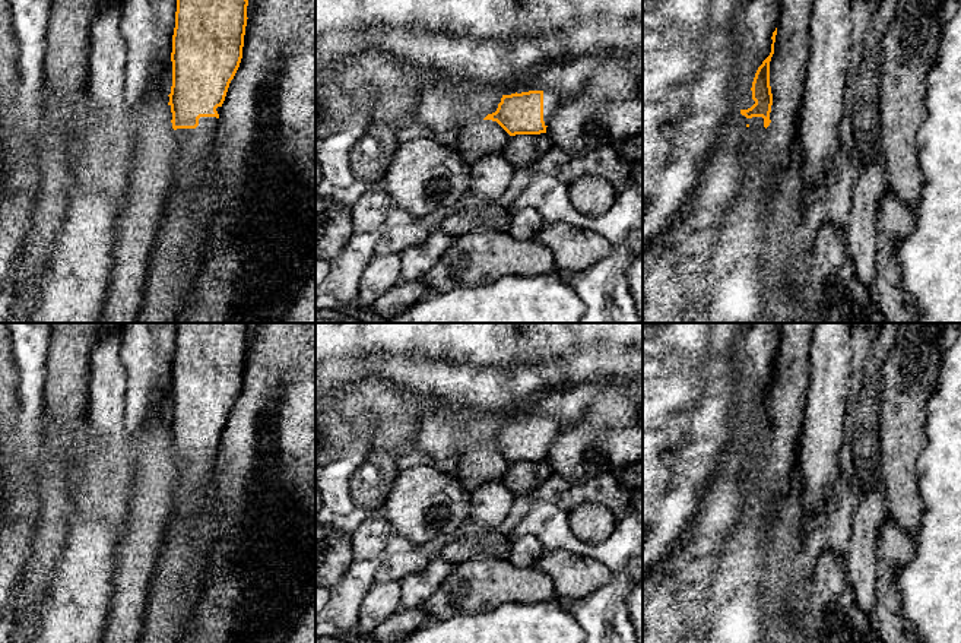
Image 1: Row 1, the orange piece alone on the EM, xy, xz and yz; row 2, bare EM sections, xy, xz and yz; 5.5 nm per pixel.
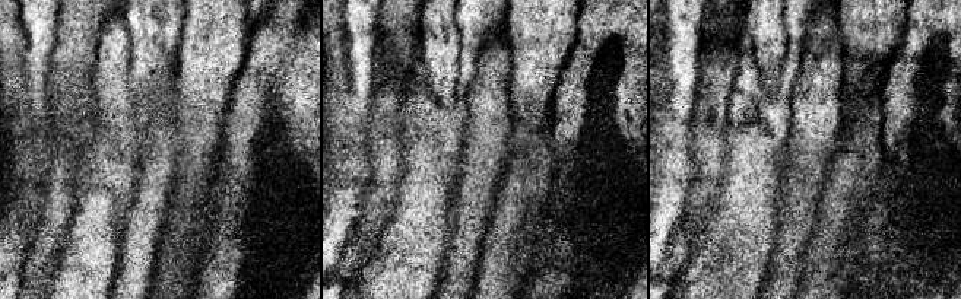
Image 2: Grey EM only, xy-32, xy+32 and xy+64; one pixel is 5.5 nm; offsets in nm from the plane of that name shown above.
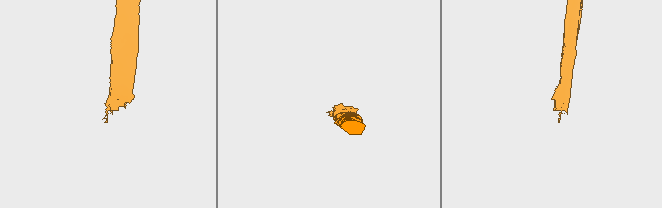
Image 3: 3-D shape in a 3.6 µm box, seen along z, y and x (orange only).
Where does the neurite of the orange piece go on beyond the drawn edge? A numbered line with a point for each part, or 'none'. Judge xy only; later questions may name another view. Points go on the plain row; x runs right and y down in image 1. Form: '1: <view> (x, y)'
1: xy (193, 474)

